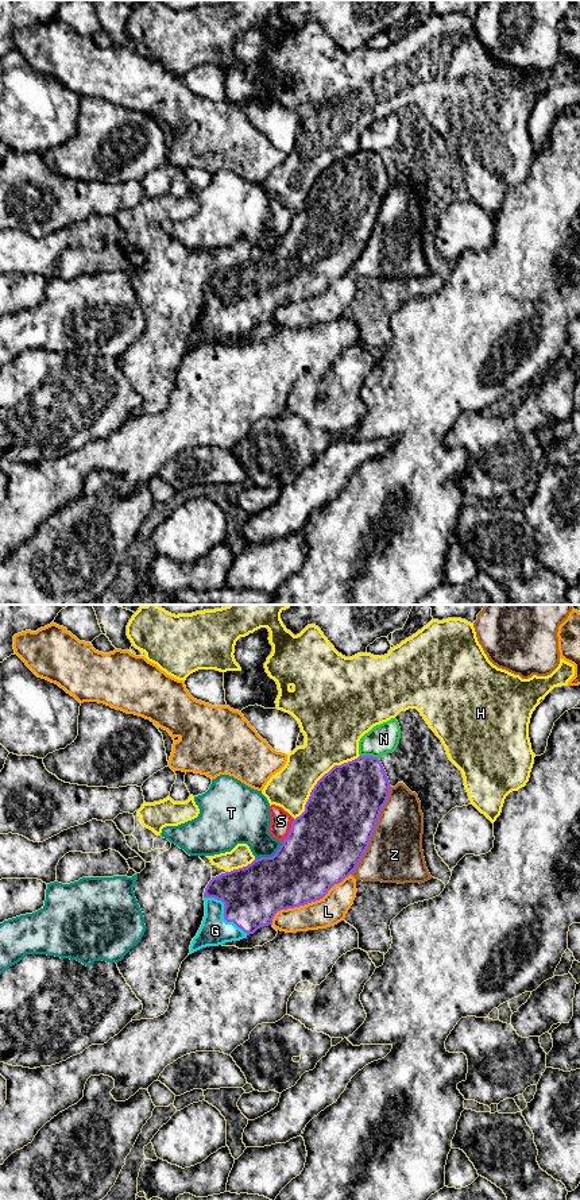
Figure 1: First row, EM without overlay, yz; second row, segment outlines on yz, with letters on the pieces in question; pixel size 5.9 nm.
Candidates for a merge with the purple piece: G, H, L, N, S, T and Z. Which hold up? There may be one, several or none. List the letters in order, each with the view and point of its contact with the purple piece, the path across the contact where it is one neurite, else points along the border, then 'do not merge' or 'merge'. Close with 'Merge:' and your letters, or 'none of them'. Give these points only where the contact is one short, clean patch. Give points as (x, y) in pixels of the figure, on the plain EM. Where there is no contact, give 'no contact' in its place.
G: meets purple in yz at (224, 308); merge
H: meets purple in yz at (318, 176); do not merge
L: meets purple in yz at (308, 297); do not merge
N: meets purple in yz at (370, 151); do not merge
S: meets purple in yz at (289, 227); do not merge
T: meets purple in yz at (270, 253); border along yz (282, 238), (271, 251), (255, 254); do not merge
Z: meets purple in yz at (374, 224); do not merge
Merge: G

